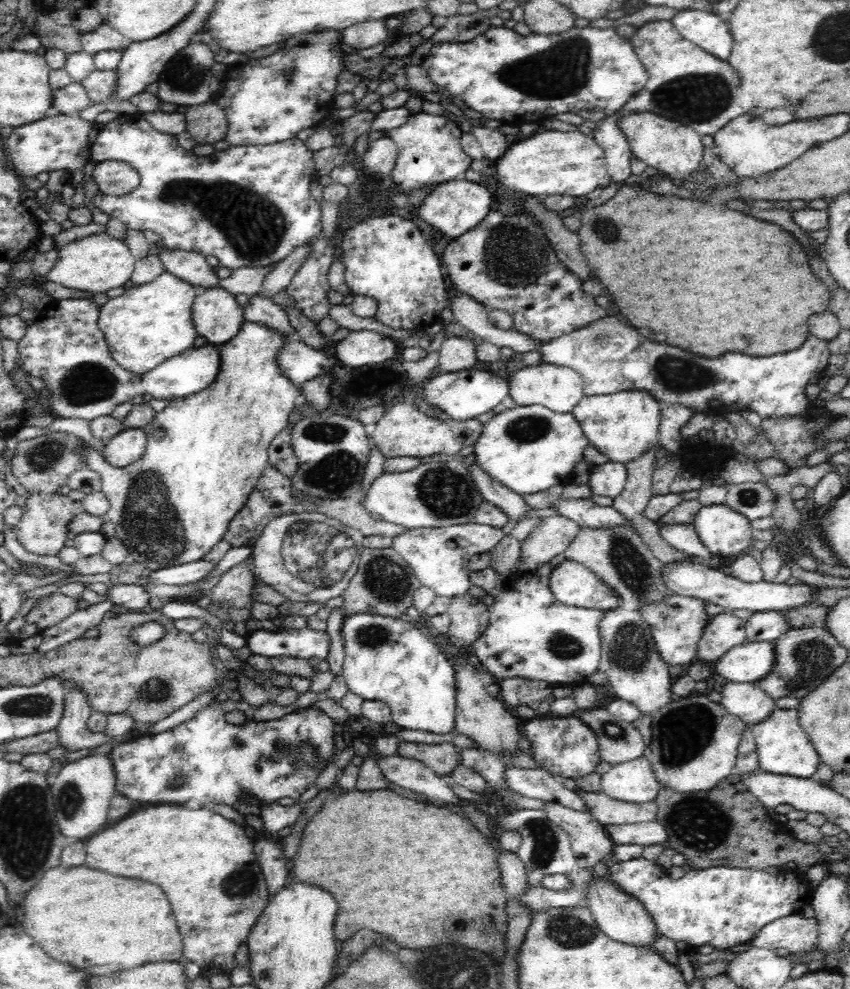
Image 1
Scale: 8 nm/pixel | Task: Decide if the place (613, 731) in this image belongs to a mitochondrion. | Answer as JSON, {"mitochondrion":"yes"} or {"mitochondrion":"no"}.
{"mitochondrion":"yes"}

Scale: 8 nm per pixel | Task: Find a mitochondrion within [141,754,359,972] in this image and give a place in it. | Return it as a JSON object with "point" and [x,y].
{"point":[239,885]}

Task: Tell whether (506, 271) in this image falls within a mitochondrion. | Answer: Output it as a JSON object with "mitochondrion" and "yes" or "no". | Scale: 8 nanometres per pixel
{"mitochondrion":"yes"}

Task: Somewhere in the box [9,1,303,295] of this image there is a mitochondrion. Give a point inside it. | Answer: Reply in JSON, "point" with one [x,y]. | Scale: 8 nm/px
{"point":[254,226]}

